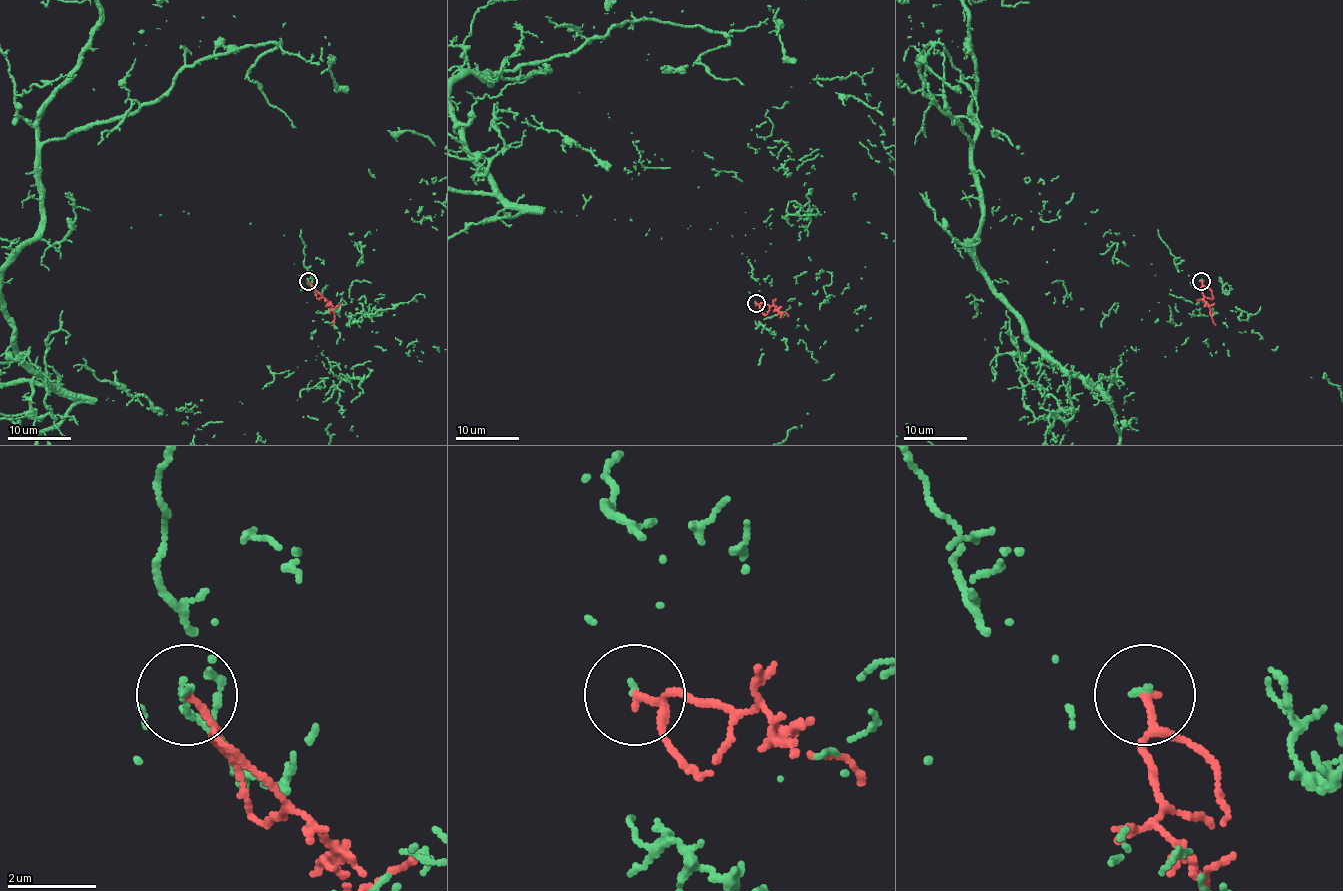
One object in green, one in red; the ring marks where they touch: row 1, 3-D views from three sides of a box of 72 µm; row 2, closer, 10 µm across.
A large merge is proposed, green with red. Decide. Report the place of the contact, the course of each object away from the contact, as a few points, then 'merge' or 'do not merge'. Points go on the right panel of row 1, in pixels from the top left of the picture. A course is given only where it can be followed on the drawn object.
at (1201, 281); red runs (1202, 280), (1203, 299), (1216, 325); do not merge

